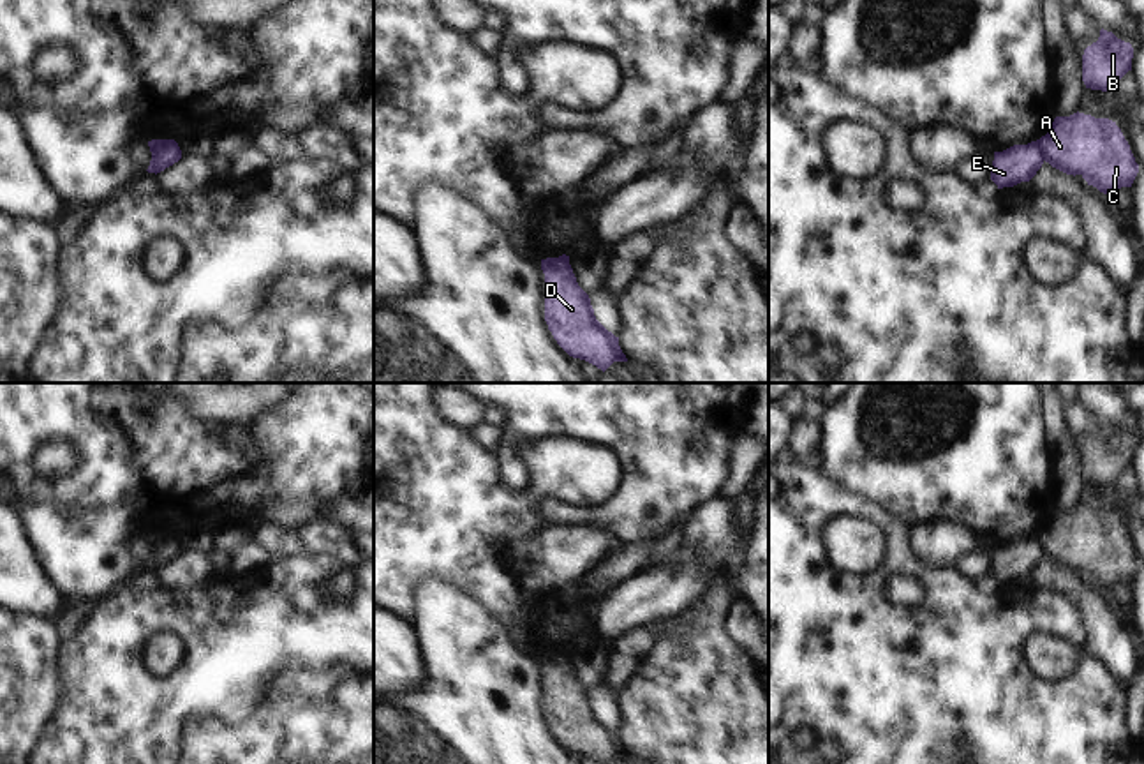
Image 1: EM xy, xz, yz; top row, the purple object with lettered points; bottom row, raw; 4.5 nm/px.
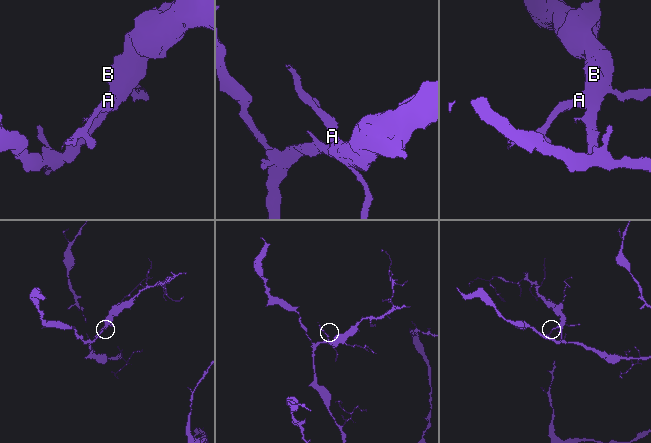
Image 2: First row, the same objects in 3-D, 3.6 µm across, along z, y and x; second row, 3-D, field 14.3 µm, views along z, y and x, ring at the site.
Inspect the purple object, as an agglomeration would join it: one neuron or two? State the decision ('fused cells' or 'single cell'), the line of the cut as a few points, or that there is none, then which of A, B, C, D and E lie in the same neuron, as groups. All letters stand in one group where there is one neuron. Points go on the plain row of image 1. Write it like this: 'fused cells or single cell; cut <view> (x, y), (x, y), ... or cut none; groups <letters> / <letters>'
fused cells; cut yz (1037, 535), (1046, 554); groups A B C D / E

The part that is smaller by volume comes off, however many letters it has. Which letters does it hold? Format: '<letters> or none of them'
E

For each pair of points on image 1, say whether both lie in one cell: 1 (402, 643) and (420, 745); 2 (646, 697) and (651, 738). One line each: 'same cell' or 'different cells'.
1: different cells
2: same cell

